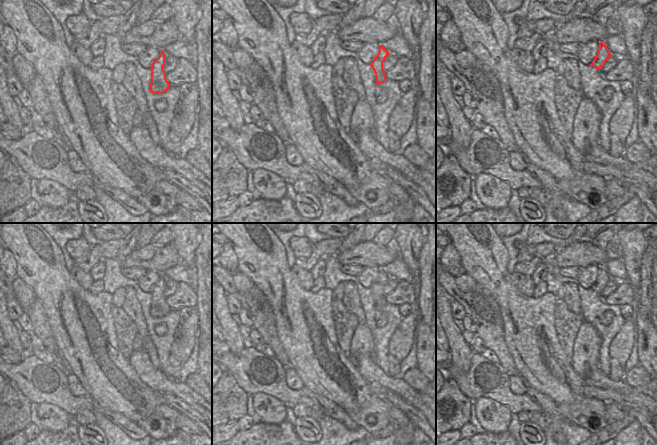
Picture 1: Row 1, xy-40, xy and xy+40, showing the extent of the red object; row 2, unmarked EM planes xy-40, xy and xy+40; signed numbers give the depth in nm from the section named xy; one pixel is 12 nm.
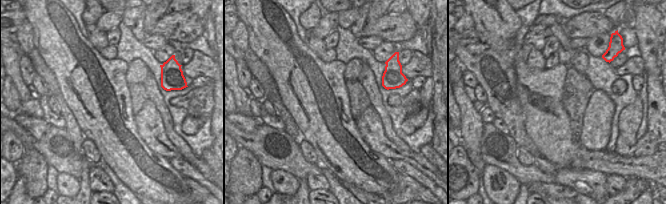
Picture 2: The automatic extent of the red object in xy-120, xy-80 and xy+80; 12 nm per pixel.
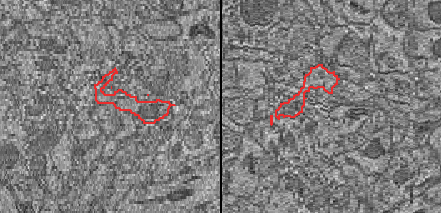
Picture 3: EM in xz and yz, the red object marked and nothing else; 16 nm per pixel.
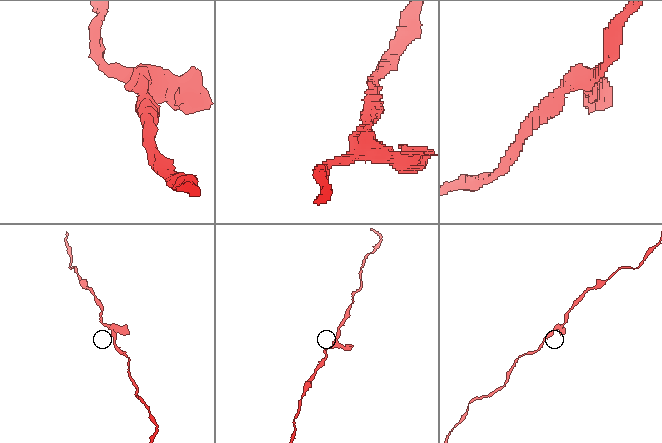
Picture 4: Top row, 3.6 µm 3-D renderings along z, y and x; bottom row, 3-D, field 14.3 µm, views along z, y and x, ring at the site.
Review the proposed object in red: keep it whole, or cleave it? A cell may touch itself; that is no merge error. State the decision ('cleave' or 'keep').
keep

